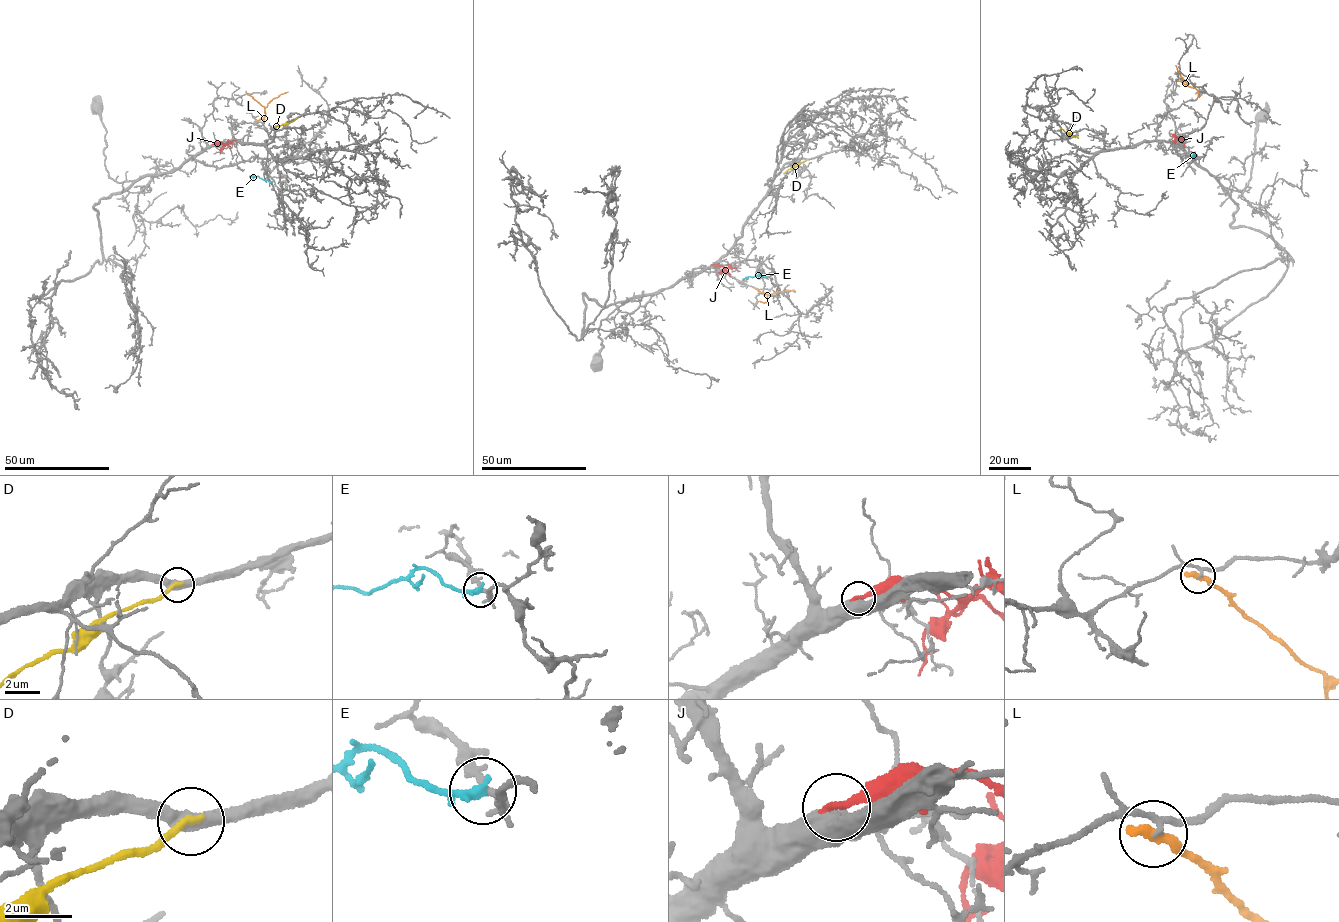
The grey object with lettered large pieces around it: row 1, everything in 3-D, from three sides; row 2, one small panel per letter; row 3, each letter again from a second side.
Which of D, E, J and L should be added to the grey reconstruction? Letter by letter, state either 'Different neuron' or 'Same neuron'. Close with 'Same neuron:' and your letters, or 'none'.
D: Different neuron
E: Different neuron
J: Different neuron
L: Different neuron
Same neuron: none

